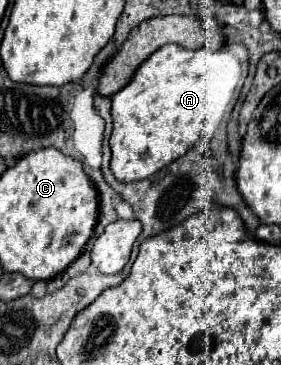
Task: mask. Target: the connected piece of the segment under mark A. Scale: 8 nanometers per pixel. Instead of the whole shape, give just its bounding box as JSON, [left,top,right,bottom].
[111,44,249,182]

